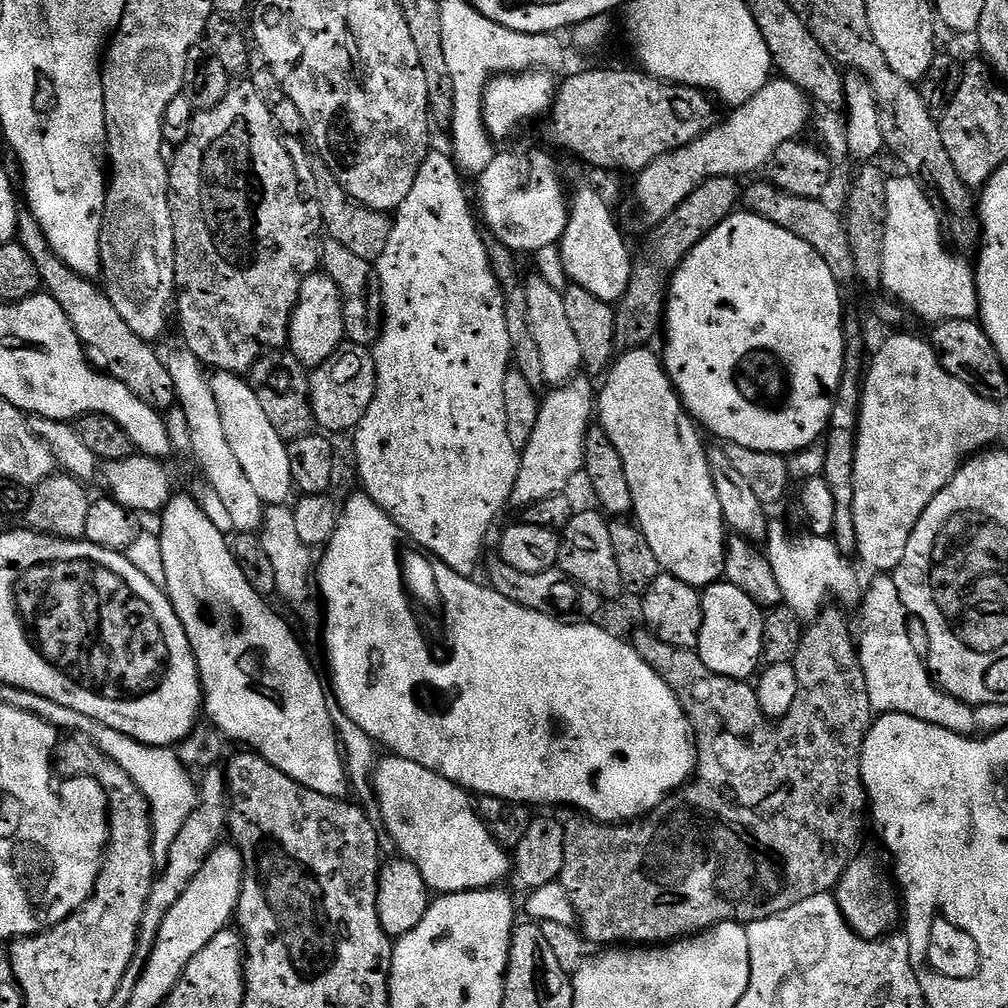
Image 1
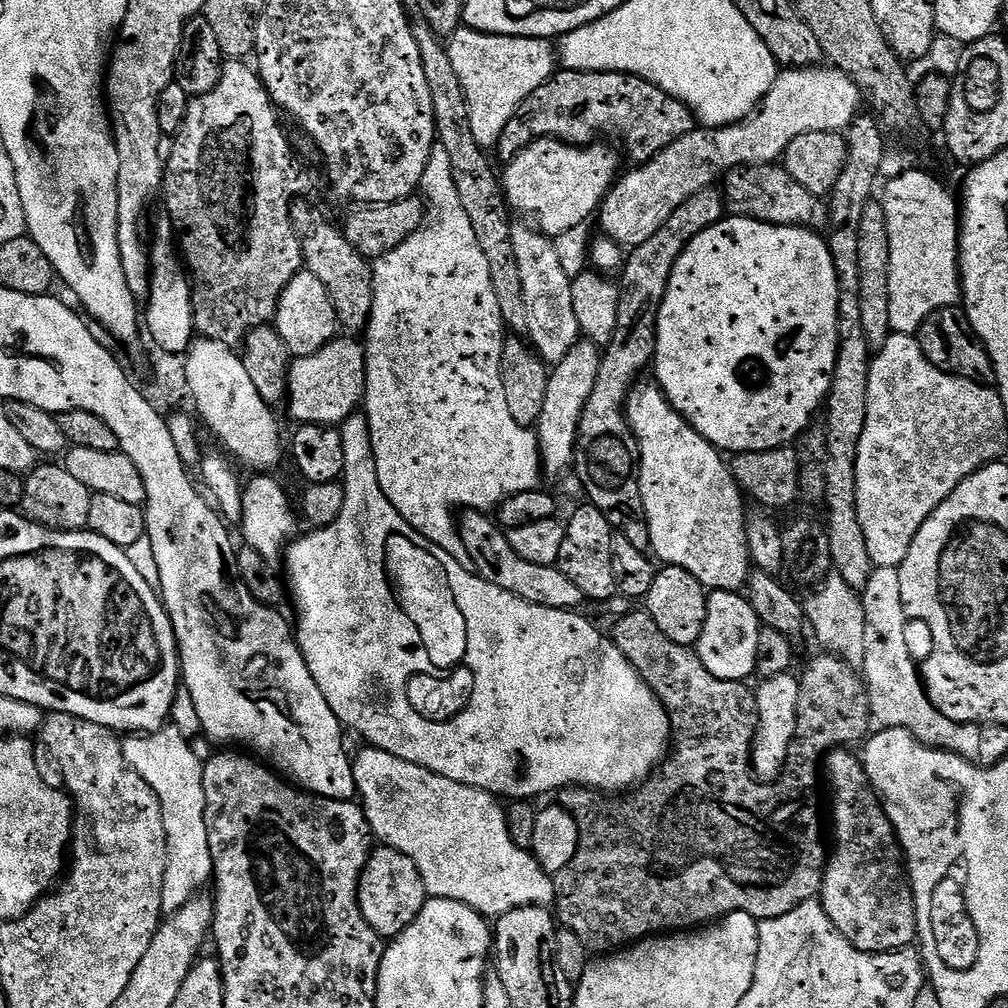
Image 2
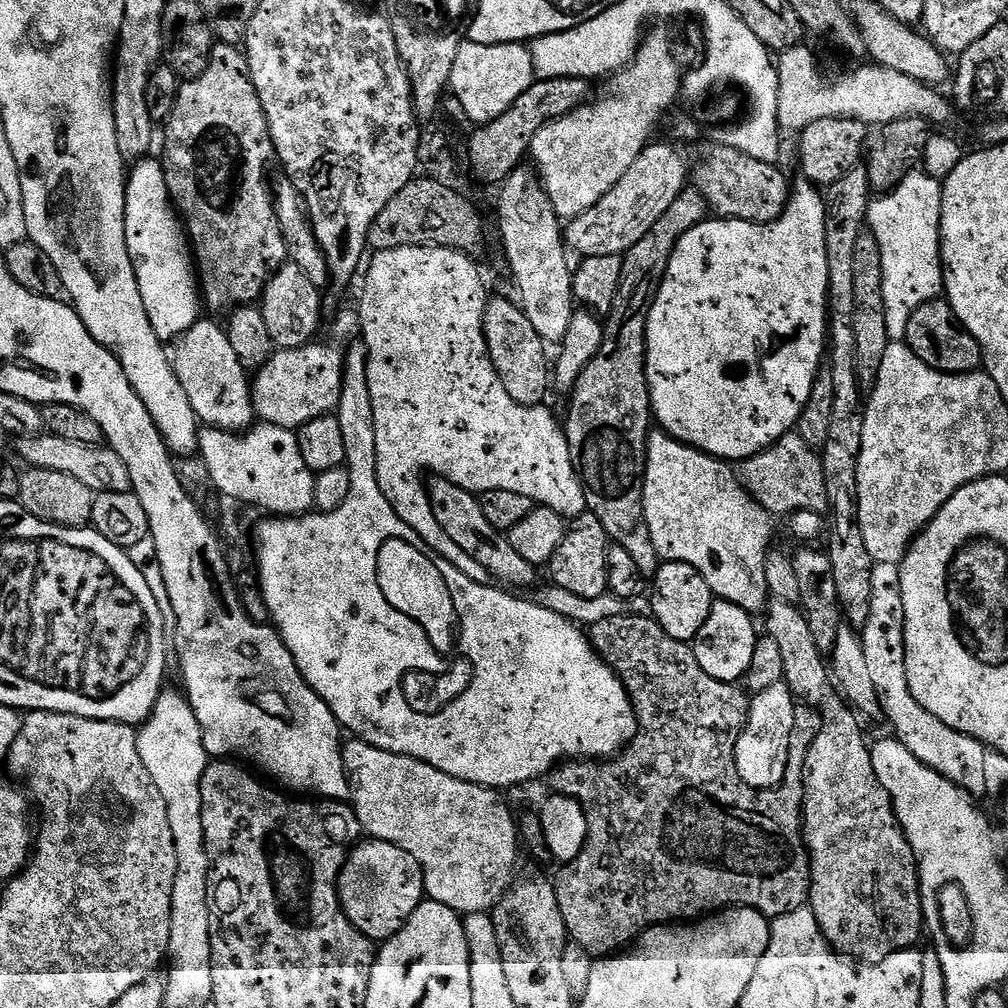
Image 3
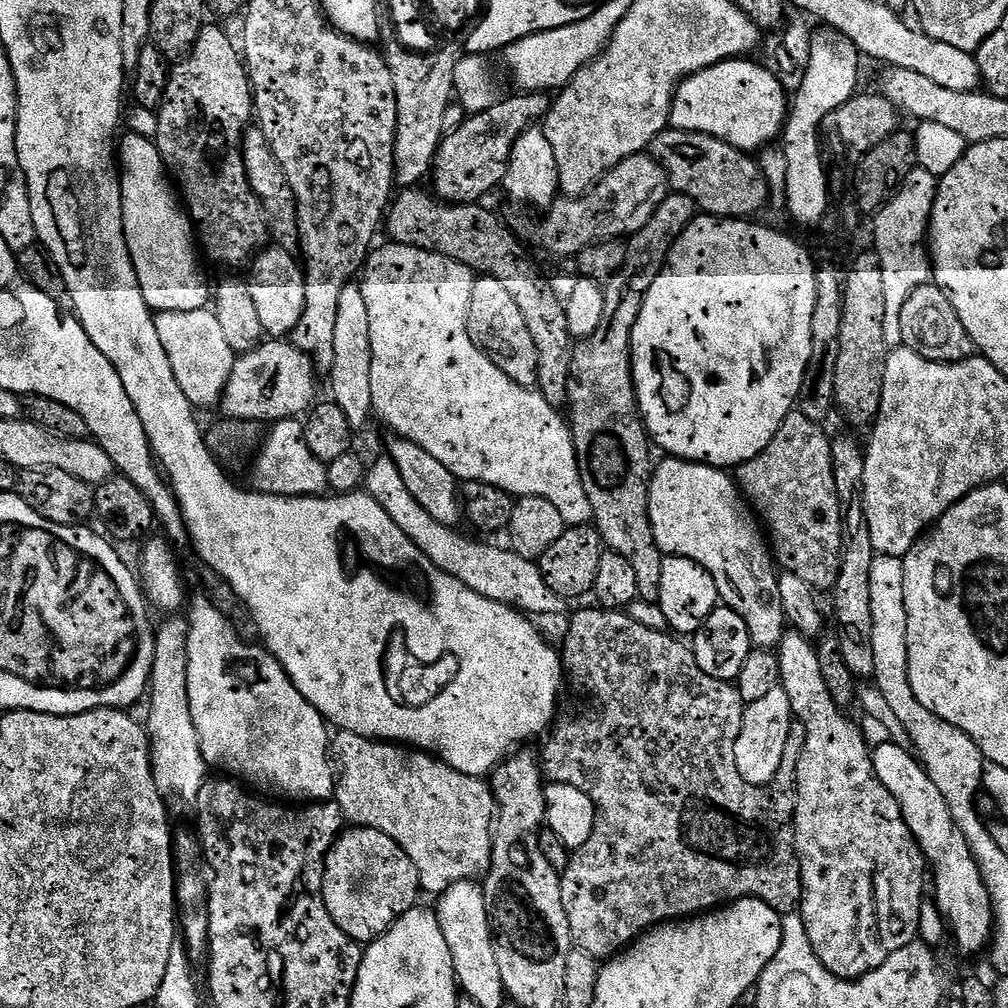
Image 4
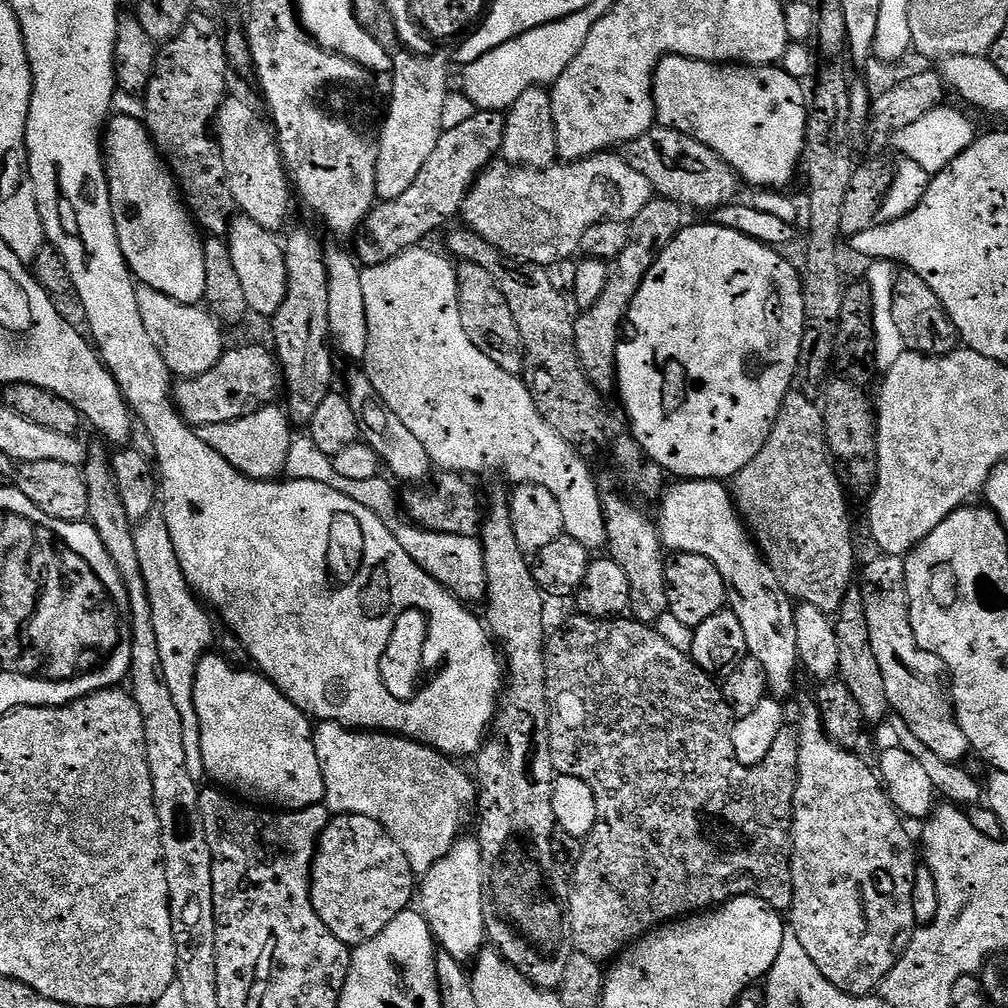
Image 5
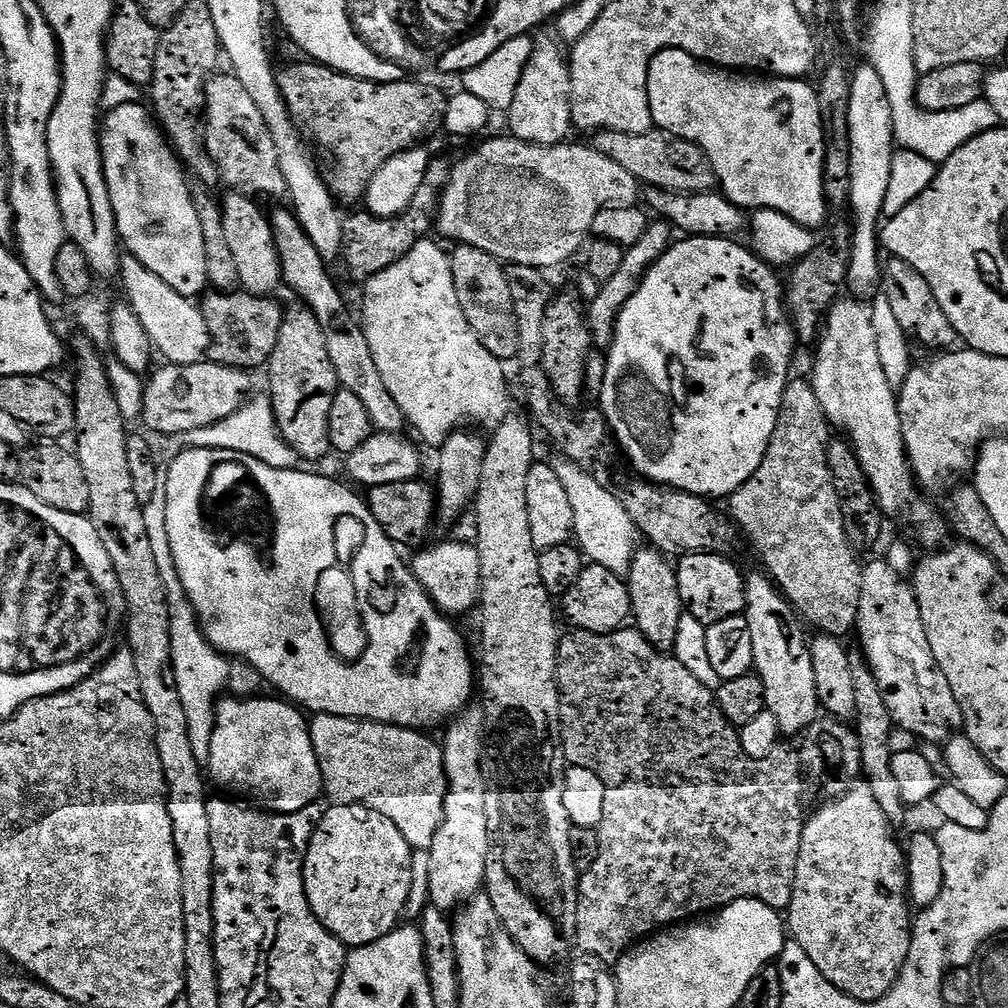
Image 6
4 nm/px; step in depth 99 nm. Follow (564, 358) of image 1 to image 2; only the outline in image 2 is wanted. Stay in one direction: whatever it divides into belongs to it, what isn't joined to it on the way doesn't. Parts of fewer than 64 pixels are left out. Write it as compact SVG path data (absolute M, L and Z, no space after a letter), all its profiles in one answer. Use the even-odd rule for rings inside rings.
M526 224L513 225L511 238L513 239L514 254L517 255L518 270L521 271L522 290L526 297L526 311L530 317L530 330L527 339L536 350L537 356L549 366L555 366L570 354L576 341L581 339L578 318L574 318L574 298L572 297L573 279L565 272L559 261L555 241L551 237L539 232Z

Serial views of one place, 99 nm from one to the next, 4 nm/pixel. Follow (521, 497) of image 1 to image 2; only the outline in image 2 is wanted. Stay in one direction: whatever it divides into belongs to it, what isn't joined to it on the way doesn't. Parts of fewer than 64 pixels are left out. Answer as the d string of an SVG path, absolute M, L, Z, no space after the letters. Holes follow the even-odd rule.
M579 339L576 345L558 362L548 374L546 402L542 402L542 414L534 425L536 440L540 444L540 462L546 466L546 472L552 476L563 477L564 471L571 469L576 454L576 435L586 402L594 391L594 382L598 382L600 369L601 345L586 339Z

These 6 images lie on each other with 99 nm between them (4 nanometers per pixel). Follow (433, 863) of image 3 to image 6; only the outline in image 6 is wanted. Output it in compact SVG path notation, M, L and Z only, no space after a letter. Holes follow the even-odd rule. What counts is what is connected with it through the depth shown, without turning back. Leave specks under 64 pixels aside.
M316 714L311 717L310 731L314 754L324 783L323 791L329 792L333 801L341 804L364 804L378 810L402 830L402 838L414 850L432 847L434 834L442 826L444 803L448 793L448 779L444 773L444 749L431 740L431 735L415 728L403 728L373 720L355 720L349 716Z

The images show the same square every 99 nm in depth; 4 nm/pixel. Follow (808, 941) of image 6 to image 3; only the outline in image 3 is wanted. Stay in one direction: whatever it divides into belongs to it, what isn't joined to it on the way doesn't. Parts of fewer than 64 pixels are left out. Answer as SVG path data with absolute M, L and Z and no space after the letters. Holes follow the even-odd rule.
M769 599L766 609L767 616L767 635L772 636L774 642L778 642L778 650L782 653L782 663L786 665L784 683L788 685L788 689L791 690L797 701L807 702L811 707L815 708L819 712L822 721L818 738L810 746L810 754L806 754L806 762L804 763L804 845L808 847L808 857L812 863L812 885L810 886L810 894L808 895L808 904L811 907L814 918L818 922L818 926L822 930L822 934L828 939L828 945L831 948L835 948L840 955L851 956L853 960L861 962L884 960L891 952L902 952L911 949L915 945L912 943L919 938L920 932L922 936L924 907L922 906L922 898L920 897L918 853L910 846L910 842L904 833L904 827L898 822L896 811L894 810L892 799L886 790L886 786L882 786L882 782L878 782L878 774L874 774L872 749L869 741L864 741L864 732L860 729L859 724L861 721L858 719L857 713L849 707L844 697L834 687L830 668L826 663L825 653L818 650L818 642L814 642L814 634L810 630L810 625L806 622L804 613L795 604Z

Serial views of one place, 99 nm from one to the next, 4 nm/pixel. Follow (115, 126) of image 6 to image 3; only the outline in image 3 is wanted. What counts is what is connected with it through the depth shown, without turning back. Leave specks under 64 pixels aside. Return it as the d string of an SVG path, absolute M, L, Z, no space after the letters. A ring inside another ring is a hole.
M149 158L135 161L127 173L124 193L126 246L150 326L161 342L175 342L201 319L202 293L187 231L166 186L163 163Z

